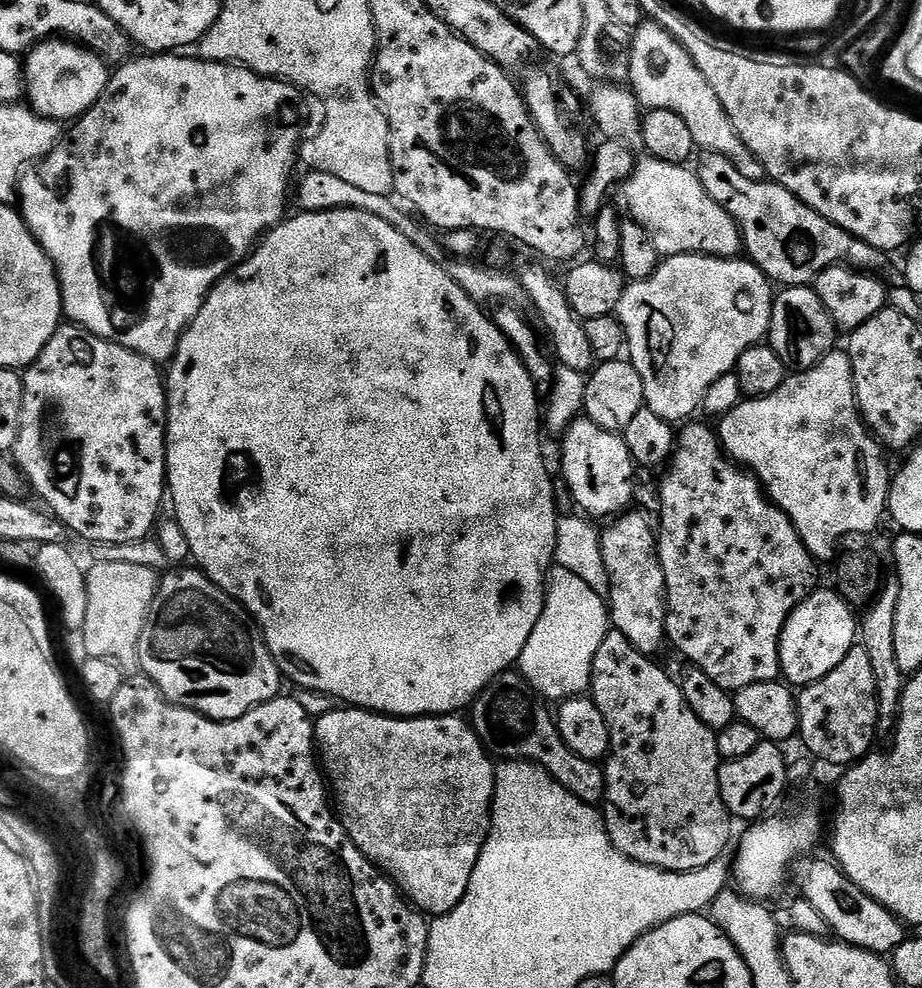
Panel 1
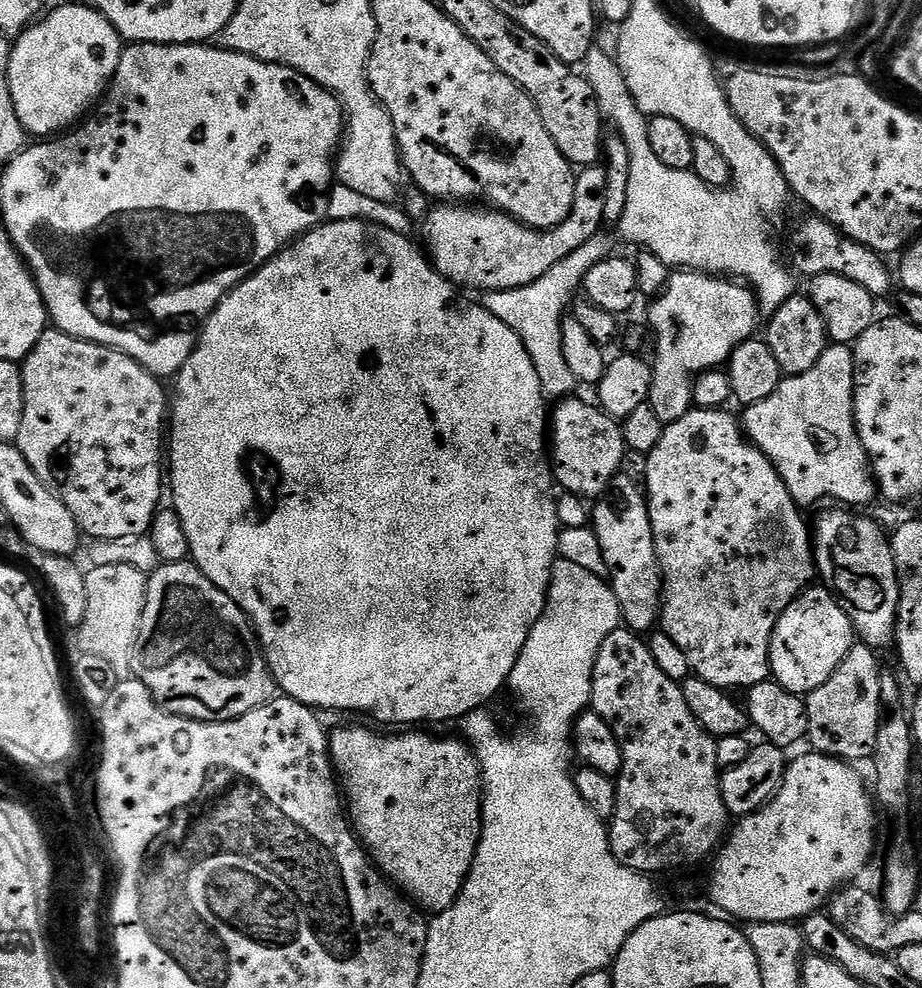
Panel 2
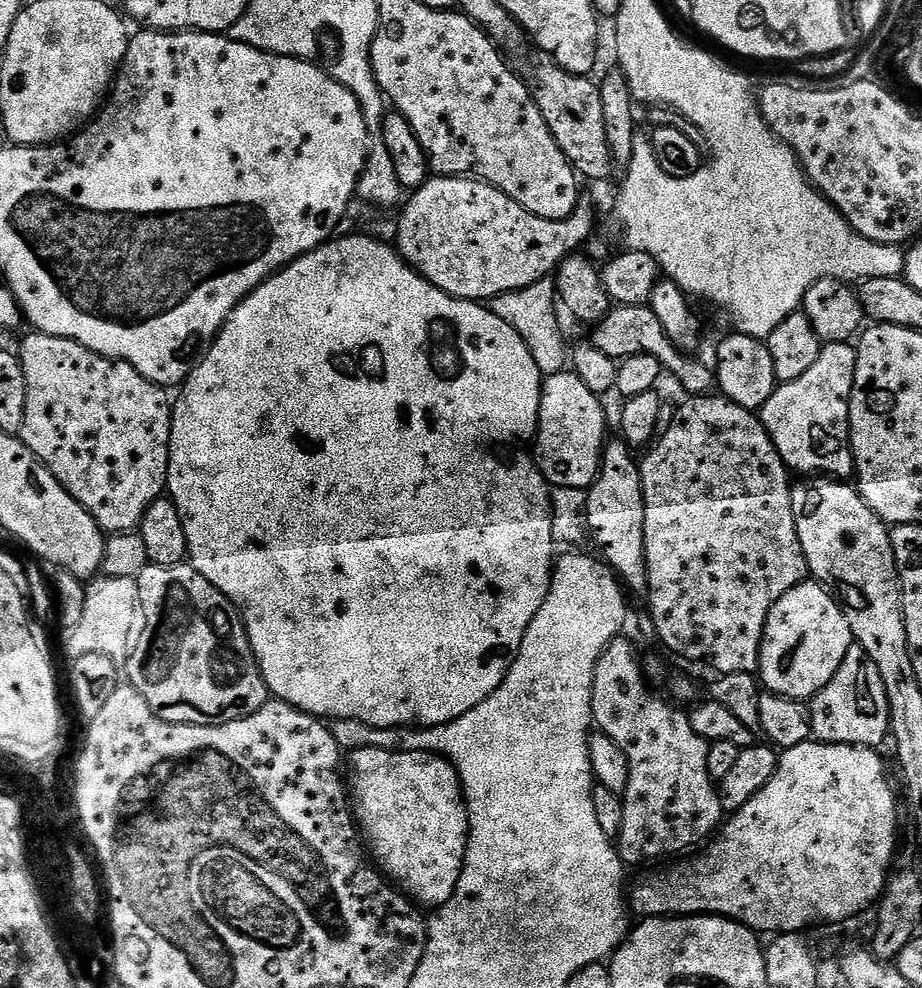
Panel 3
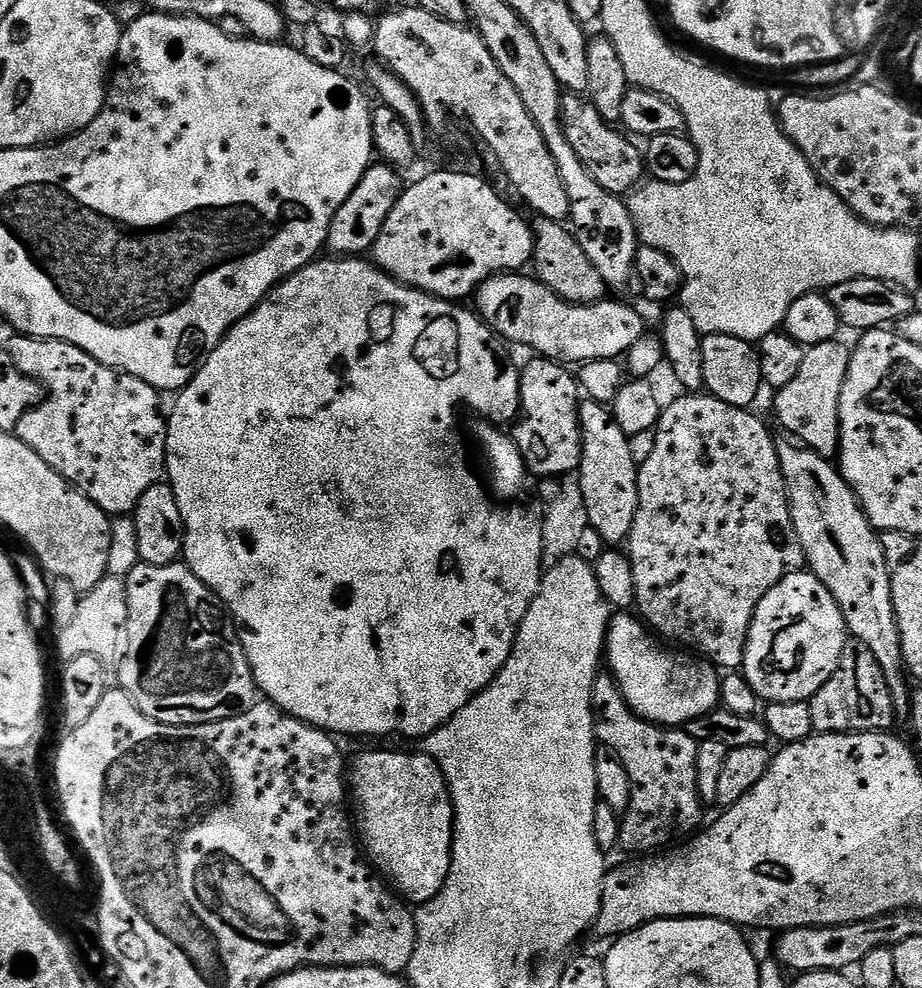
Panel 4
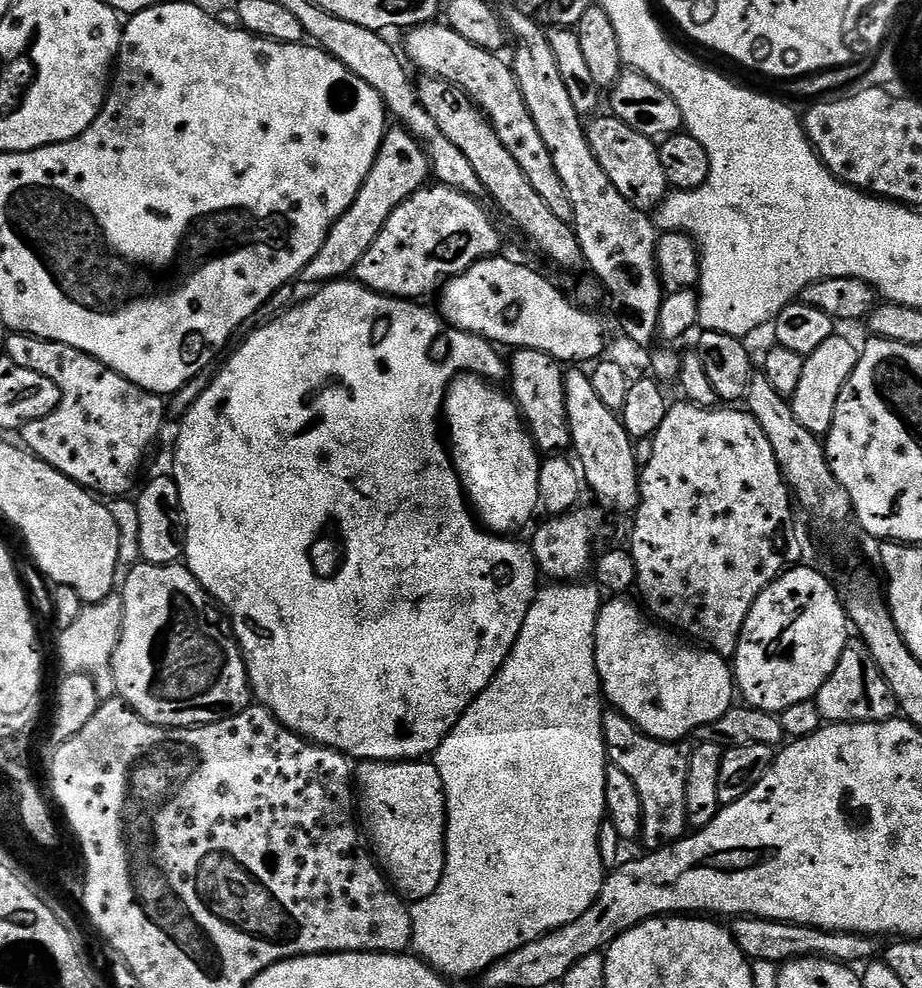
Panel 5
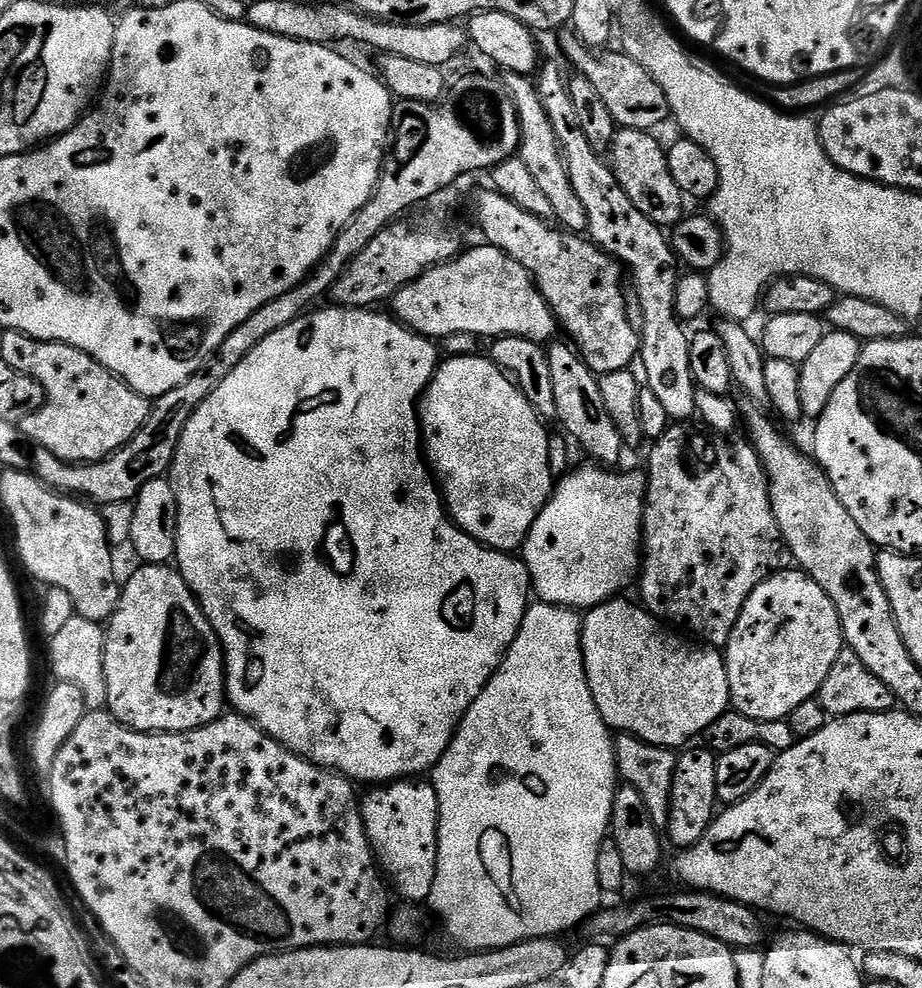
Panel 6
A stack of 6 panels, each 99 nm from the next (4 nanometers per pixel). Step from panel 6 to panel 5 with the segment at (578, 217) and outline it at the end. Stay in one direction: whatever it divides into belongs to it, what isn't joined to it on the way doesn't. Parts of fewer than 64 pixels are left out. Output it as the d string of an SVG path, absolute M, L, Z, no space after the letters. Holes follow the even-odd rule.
M444 22L420 24L416 28L407 29L405 36L408 37L404 40L403 51L406 56L408 51L407 59L411 67L421 68L419 71L423 75L437 76L439 80L445 80L462 89L487 116L498 138L502 138L502 146L506 146L506 150L514 154L514 162L522 166L522 174L530 178L530 186L538 190L538 195L545 200L546 206L554 210L557 218L571 221L572 207L566 194L566 186L562 186L562 178L558 178L558 170L554 170L554 158L550 158L550 150L546 150L546 142L542 142L542 134L538 134L538 126L534 126L530 110L526 110L522 90L511 67L505 61L503 64L497 53L474 46L474 42L466 42L462 34L458 34Z

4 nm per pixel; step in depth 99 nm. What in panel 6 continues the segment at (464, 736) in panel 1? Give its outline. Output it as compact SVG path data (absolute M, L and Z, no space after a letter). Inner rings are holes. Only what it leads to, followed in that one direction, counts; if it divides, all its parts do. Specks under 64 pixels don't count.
M405 778L373 787L363 793L360 800L360 817L372 847L372 854L391 891L401 896L404 902L427 901L434 886L434 874L438 862L438 794L431 783L420 778Z

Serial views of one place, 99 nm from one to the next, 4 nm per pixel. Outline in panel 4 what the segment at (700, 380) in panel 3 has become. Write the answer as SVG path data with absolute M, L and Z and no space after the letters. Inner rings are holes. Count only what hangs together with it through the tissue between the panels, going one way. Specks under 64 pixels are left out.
M501 274L484 281L475 293L475 307L479 315L491 325L493 332L505 341L525 344L541 357L567 362L572 366L583 366L590 360L614 360L627 354L646 333L644 316L628 304L619 304L613 298L599 300L597 304L569 304L554 290L550 290L538 278L532 280L528 274Z

